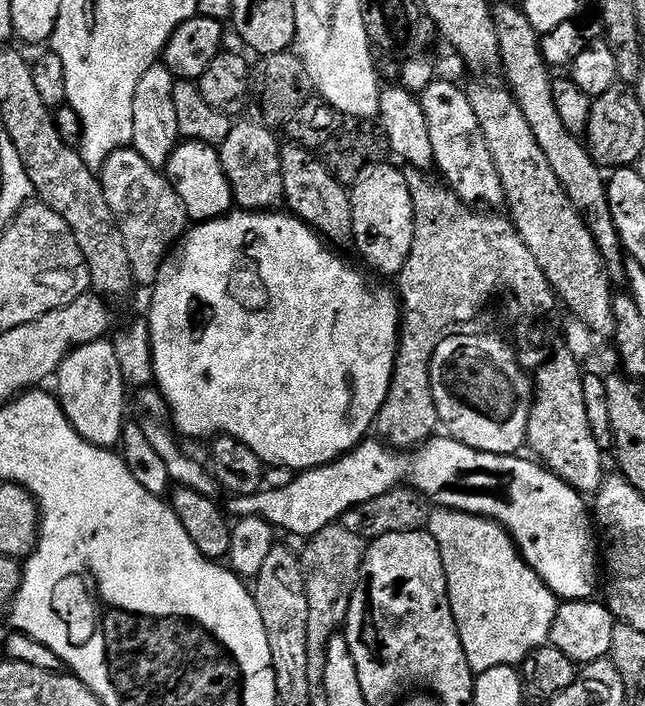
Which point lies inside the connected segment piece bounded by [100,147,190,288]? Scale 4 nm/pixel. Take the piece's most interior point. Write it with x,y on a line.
152,218

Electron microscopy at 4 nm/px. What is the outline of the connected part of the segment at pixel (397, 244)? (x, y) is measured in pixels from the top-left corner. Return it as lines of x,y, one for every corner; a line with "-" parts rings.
392,162
382,163
364,173
350,188
354,248
364,255
365,262
374,271
392,278
399,277
406,258
410,258
410,246
414,246
414,202
403,171
395,166

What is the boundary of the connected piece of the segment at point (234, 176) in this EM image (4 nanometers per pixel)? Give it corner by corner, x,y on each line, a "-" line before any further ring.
255,122
233,123
226,142
218,146
222,170
232,187
233,201
250,212
276,210
284,204
282,186
282,143
273,129

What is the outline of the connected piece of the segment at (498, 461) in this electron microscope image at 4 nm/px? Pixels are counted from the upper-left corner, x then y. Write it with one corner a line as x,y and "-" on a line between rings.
365,438
345,456
339,456
320,468
301,471
286,486
268,486
252,496
229,499
226,508
233,517
261,516
274,526
288,524
289,530
296,536
311,538
339,522
354,506
362,506
362,502
371,502
373,498
382,498
382,494
390,490
411,485
436,508
453,508
466,514
485,516
487,520
504,527
520,549
524,561
542,577
546,586
561,601
593,599
598,592
598,540
594,535
594,520
589,505
588,508
584,505
585,497
535,459
519,460
521,457
516,454
486,454
451,438
440,439
427,440
411,452
389,448
376,438

